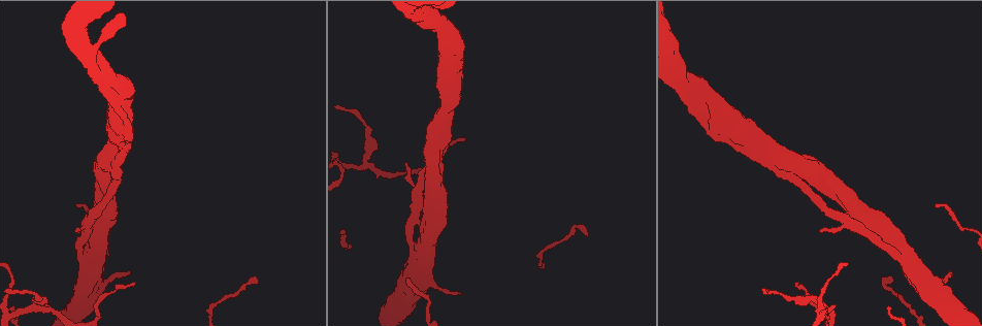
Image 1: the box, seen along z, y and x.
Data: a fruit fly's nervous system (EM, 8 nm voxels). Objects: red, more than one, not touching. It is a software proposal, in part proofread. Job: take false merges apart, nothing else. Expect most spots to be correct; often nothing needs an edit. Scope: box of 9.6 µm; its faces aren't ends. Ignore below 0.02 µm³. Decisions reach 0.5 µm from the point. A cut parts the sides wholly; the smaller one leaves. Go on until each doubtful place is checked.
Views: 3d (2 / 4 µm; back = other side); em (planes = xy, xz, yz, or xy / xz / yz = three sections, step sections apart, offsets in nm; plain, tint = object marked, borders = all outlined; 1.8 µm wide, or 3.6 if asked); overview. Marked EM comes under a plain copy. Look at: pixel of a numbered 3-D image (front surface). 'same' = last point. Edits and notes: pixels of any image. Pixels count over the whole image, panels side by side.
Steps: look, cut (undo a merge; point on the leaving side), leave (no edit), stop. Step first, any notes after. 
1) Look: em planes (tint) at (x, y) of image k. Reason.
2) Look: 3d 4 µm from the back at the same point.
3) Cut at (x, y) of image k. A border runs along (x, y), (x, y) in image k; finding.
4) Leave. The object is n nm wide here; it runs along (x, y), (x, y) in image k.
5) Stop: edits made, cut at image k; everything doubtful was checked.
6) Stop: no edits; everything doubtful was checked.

Look: em 3.6 µm xz step 16 (tint) at (790, 166) of image 1. Three arms meet.

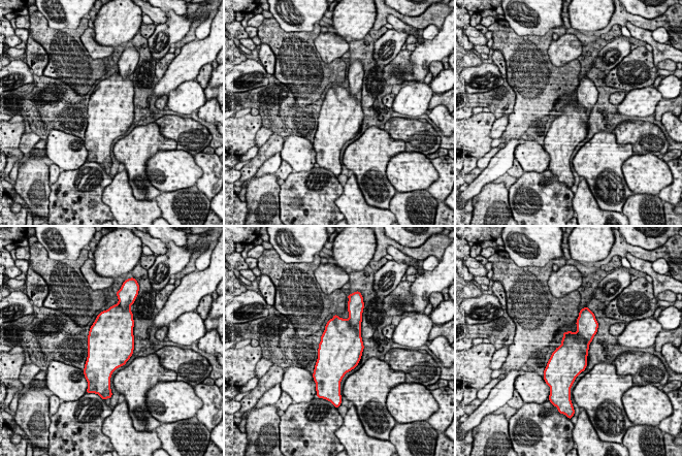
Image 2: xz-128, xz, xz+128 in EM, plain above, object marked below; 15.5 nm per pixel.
Leave. One cell here.

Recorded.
Look: em 3.6 µm planes (tint) at (756, 136) of image 1. Thin neck.

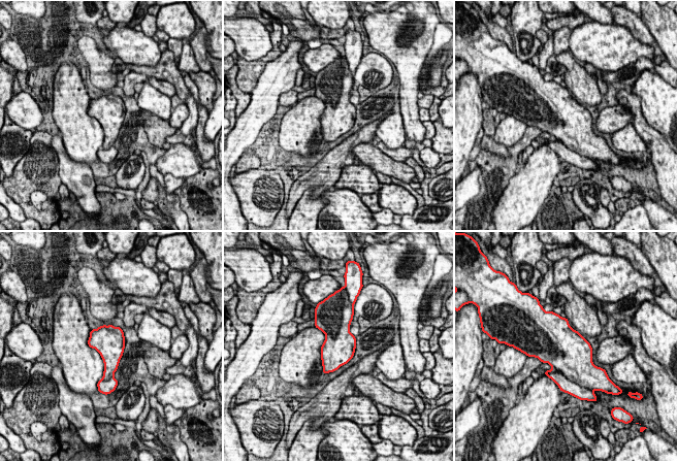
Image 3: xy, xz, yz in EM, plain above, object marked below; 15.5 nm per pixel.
Leave. Continuous, no second cell.

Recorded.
Look: em planes (tint) at (107, 189) of image 1. Abrupt turn.

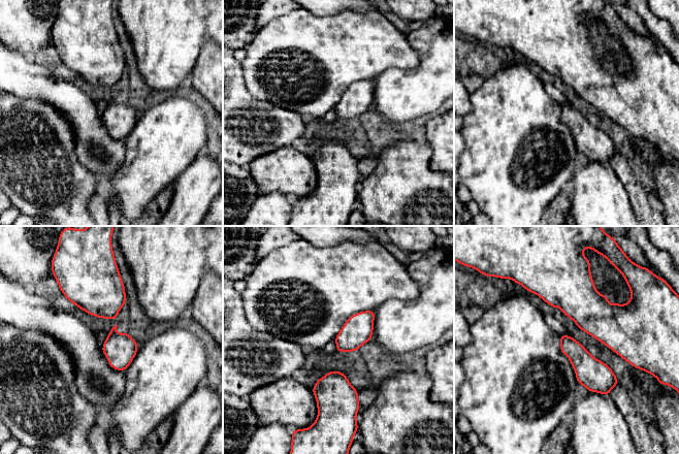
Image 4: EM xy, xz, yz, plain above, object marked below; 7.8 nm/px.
Leave. One cell here.

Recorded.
Look: em 3.6 µm planes (tint) at (421, 224) of image 1. Thick turns thin.

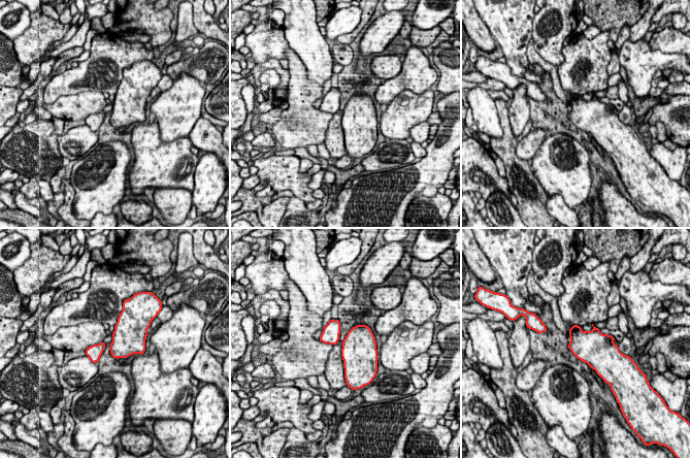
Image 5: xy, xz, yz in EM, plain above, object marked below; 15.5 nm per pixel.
Leave. All the same cell.

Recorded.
Stop: no edits; everything doubtful was checked.

